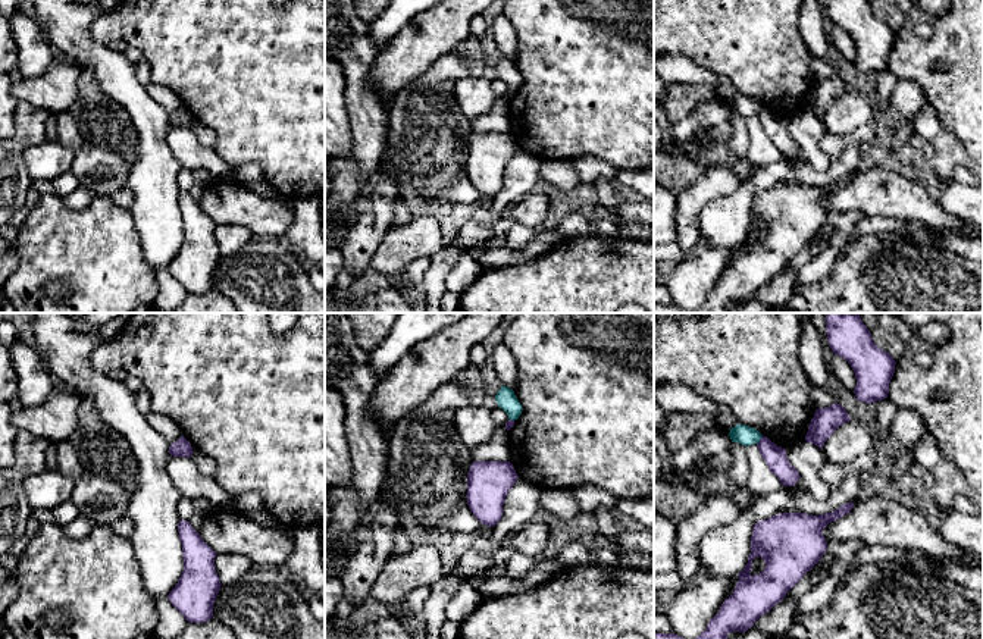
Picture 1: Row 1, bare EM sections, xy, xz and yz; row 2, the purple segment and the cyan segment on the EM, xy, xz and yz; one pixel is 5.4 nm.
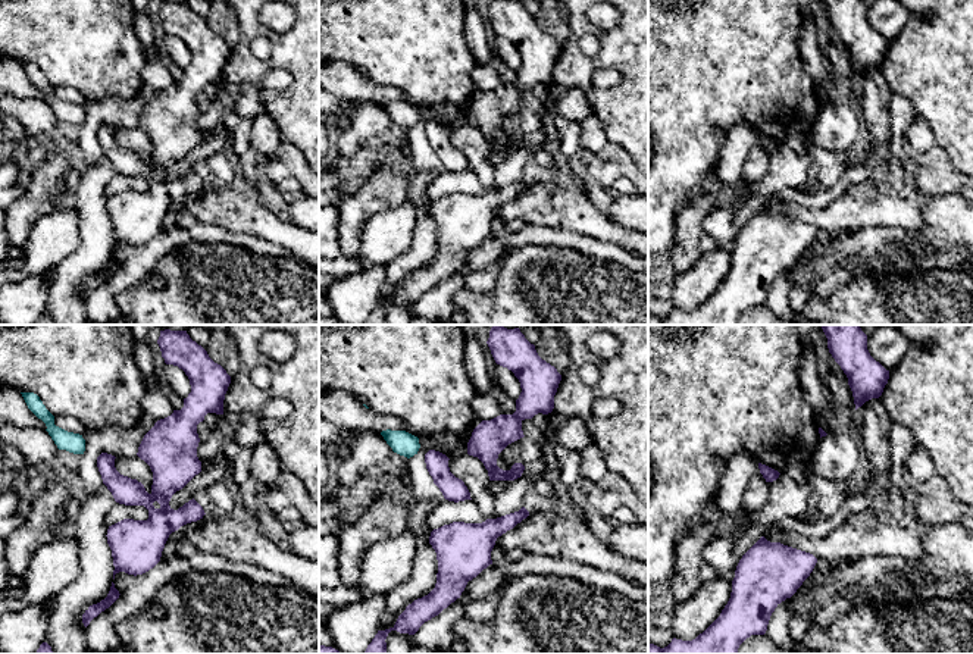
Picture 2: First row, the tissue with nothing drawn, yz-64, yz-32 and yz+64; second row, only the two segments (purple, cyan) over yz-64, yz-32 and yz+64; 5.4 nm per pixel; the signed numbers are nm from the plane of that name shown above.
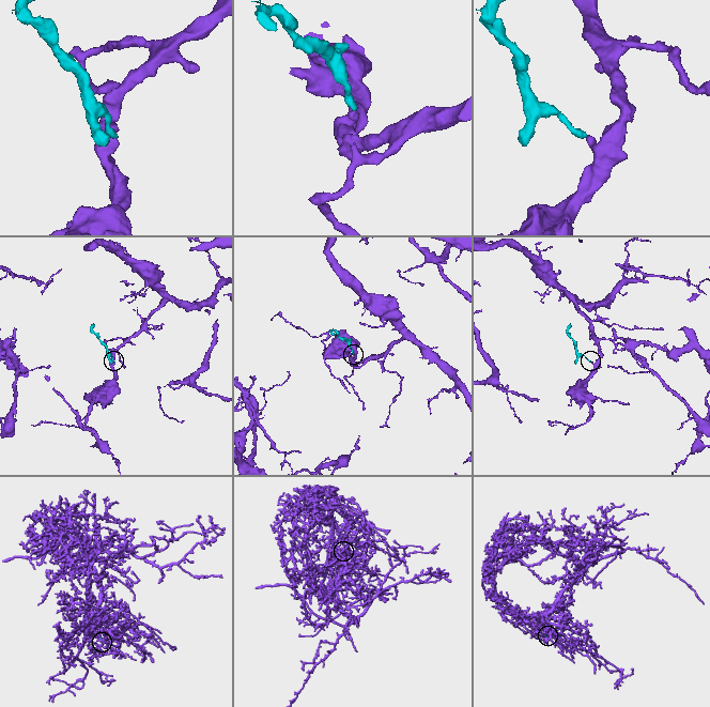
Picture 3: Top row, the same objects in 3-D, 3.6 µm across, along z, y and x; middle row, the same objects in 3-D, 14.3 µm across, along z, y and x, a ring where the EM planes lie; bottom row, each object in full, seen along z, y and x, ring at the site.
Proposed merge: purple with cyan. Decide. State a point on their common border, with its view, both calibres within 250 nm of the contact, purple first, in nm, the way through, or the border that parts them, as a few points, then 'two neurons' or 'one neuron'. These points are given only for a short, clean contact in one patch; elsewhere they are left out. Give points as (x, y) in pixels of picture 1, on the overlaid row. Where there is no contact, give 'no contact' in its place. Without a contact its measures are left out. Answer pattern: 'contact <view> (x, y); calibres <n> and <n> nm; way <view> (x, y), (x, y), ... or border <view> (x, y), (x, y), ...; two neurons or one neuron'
contact yz (760, 439); calibres 120 and 110 nm; border yz (761, 435), (757, 444); two neurons

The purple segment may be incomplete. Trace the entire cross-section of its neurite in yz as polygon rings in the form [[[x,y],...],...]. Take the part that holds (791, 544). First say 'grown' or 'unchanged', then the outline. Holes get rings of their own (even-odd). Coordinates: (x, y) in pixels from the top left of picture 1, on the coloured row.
unchanged | [[[854,502],[820,516],[805,513],[782,513],[754,524],[751,536],[751,554],[745,568],[738,574],[735,592],[724,599],[719,613],[708,621],[707,629],[696,639],[727,639],[730,632],[745,633],[754,623],[776,604],[779,604],[802,576],[810,571],[827,549],[823,529],[848,514]],[[761,557],[766,563],[760,574],[751,576],[752,560]]]

